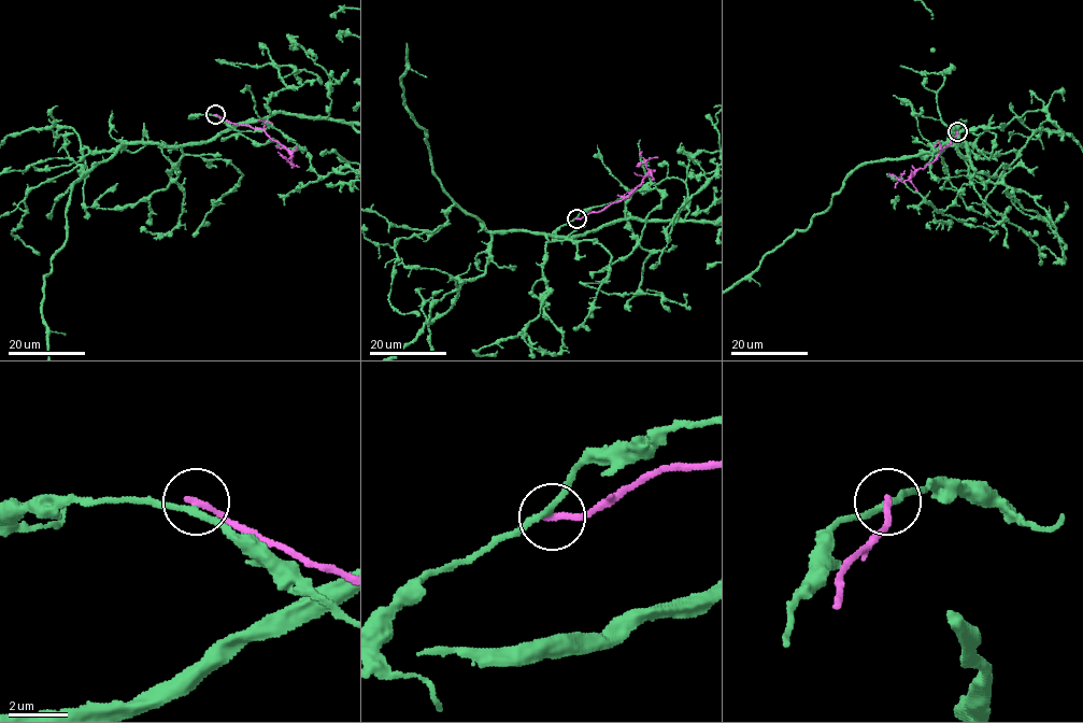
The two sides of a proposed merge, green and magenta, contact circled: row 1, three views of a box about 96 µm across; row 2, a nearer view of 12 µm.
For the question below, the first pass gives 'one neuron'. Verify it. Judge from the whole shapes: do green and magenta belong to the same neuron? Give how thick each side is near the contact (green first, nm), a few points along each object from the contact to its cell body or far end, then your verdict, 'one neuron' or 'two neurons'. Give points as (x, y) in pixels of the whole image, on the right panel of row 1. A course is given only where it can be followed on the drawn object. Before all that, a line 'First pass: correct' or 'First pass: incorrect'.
First pass: incorrect
190 nm thick on the green side, 240 nm on the other; magenta runs (957, 131), (950, 145), (932, 161), (910, 179), (899, 181), (895, 187); two neurons

